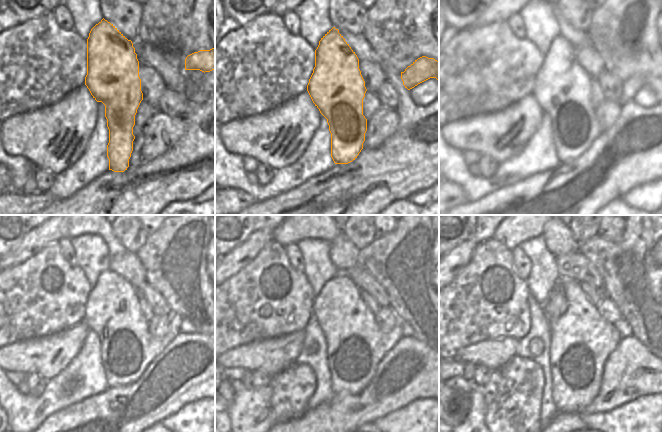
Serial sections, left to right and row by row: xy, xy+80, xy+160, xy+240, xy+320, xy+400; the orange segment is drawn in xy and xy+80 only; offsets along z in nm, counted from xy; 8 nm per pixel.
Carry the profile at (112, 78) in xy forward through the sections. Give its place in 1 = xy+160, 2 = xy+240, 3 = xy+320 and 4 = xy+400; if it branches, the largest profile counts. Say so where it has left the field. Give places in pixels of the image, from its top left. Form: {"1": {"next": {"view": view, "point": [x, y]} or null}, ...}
{"1": {"next": {"view": "xy+160", "point": [562, 88]}}, "2": {"next": {"view": "xy+240", "point": [113, 312]}}, "3": {"next": {"view": "xy+320", "point": [355, 344]}}, "4": {"next": {"view": "xy+400", "point": [581, 340]}}}

